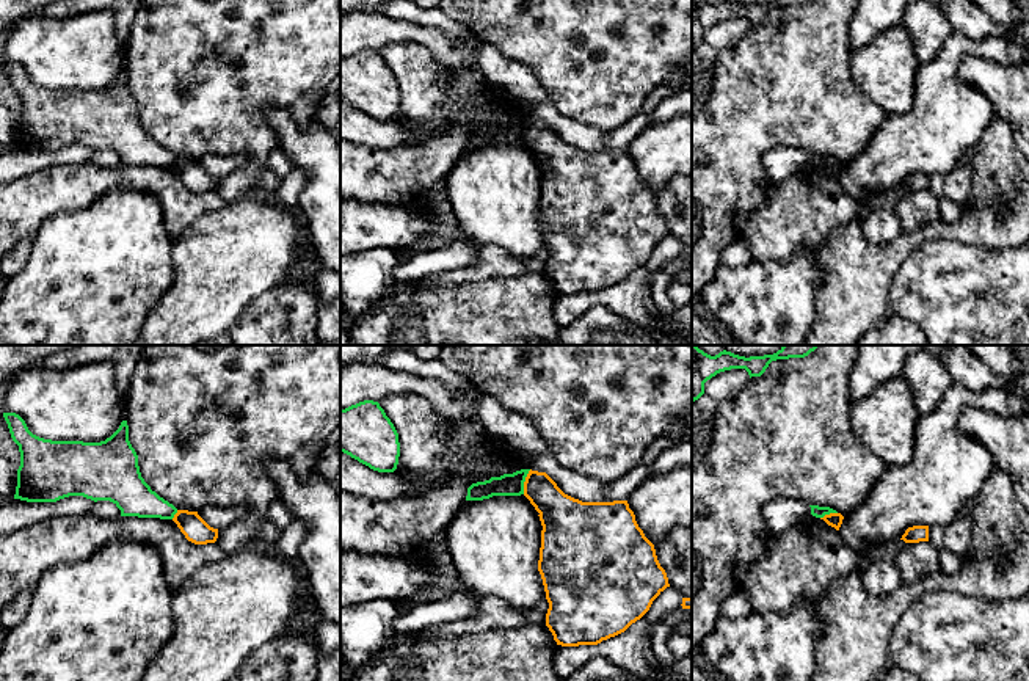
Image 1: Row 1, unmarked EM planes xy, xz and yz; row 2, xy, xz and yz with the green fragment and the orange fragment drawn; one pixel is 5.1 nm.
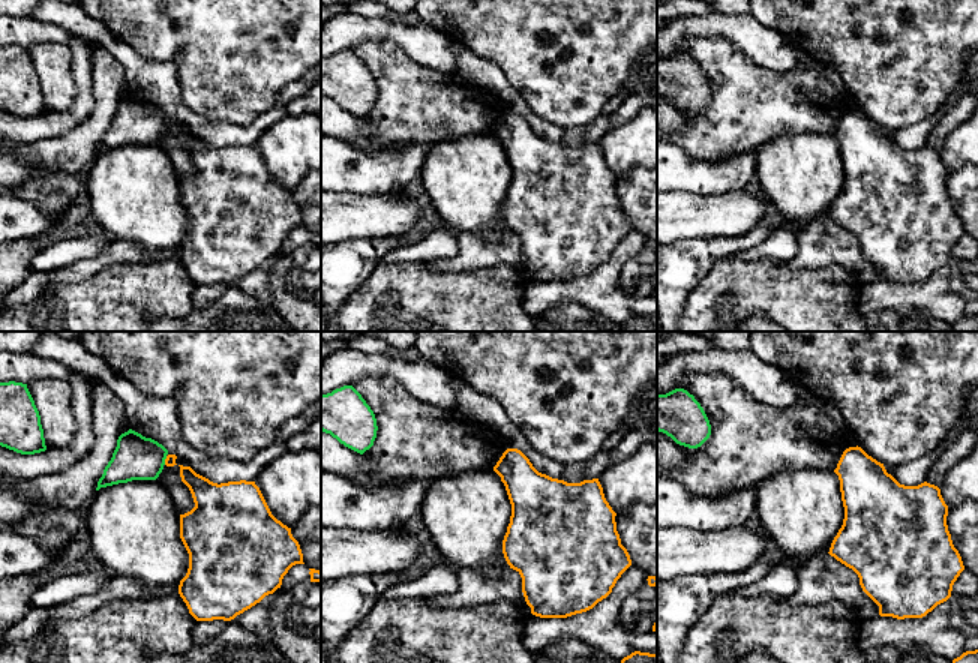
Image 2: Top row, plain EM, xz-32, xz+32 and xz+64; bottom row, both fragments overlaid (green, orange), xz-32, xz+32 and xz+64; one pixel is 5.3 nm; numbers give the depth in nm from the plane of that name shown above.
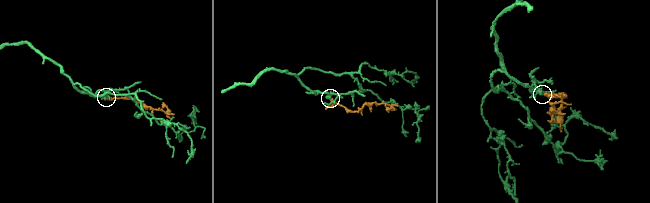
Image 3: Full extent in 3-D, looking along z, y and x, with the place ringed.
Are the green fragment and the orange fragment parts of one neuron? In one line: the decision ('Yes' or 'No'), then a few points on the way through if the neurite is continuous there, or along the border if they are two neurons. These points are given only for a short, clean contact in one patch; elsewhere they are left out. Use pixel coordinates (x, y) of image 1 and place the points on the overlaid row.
No. Boundary: xz (530, 469), (523, 493)

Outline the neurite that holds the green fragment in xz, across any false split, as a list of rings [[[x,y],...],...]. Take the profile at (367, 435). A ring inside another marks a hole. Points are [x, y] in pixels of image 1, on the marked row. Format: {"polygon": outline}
{"polygon": [[[364,400],[340,410],[340,452],[378,472],[398,464],[398,433],[378,402]]]}

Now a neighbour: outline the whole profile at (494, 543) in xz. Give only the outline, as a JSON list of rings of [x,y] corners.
[[[493,496],[464,501],[445,527],[445,543],[464,588],[478,598],[499,598],[518,610],[546,599],[538,571],[541,521],[530,501],[521,496]]]

